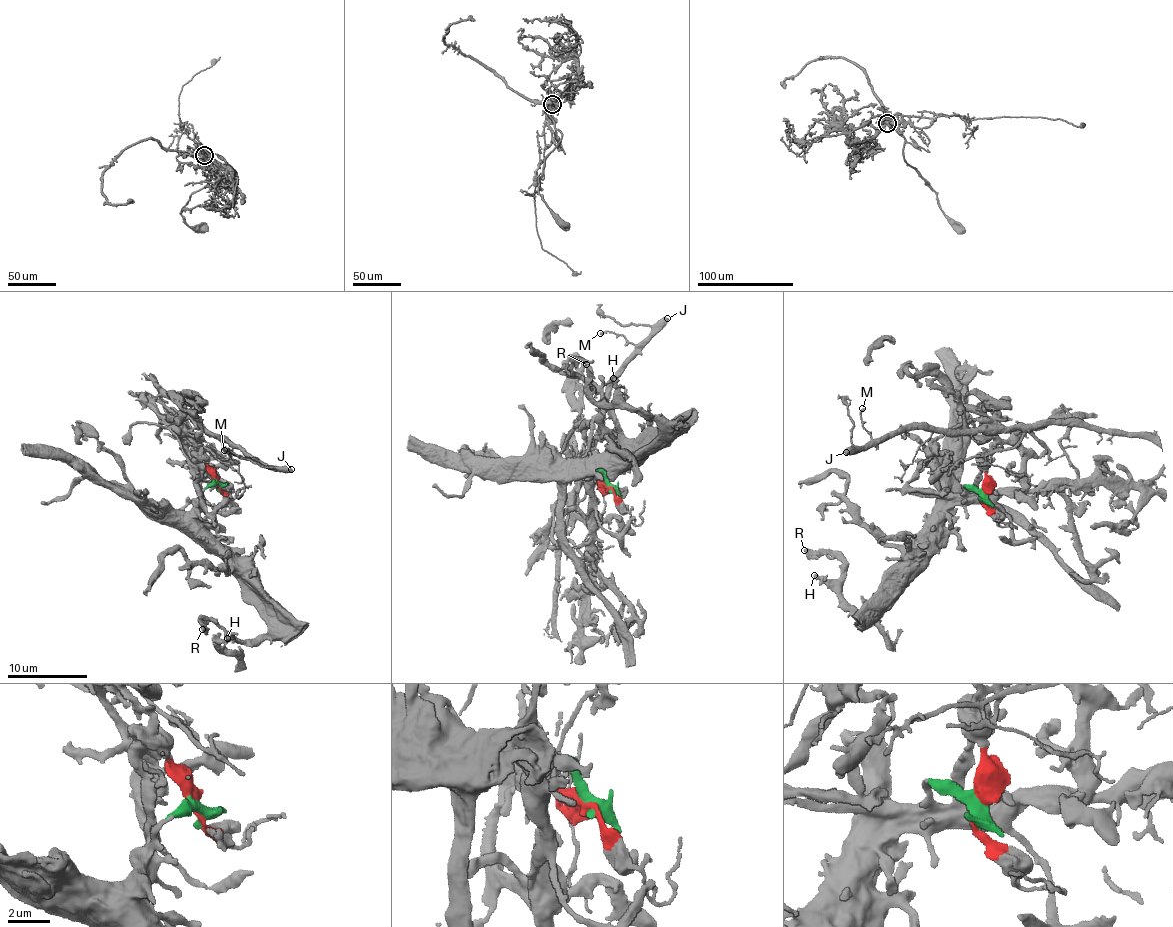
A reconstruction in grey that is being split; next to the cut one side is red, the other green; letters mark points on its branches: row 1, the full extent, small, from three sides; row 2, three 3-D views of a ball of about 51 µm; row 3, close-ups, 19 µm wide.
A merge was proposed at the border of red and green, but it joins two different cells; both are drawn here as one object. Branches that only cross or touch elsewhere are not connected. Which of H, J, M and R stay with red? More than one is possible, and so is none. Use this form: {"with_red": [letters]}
{"with_red": ["J", "M"]}

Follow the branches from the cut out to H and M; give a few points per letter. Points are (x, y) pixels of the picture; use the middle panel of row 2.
H: (608, 488), (598, 471), (590, 476), (590, 470), (648, 446), (659, 432), (657, 424), (632, 409), (612, 377)
M: (608, 488), (592, 479), (586, 497), (577, 497), (582, 459), (607, 392), (634, 349), (622, 335), (599, 334)

